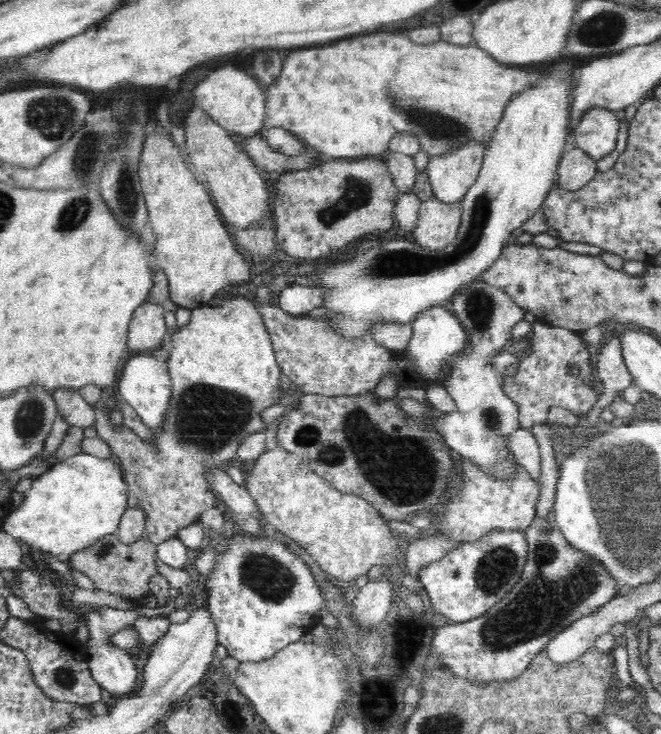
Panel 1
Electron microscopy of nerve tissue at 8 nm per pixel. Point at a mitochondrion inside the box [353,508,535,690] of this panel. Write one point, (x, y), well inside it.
(408, 636)

